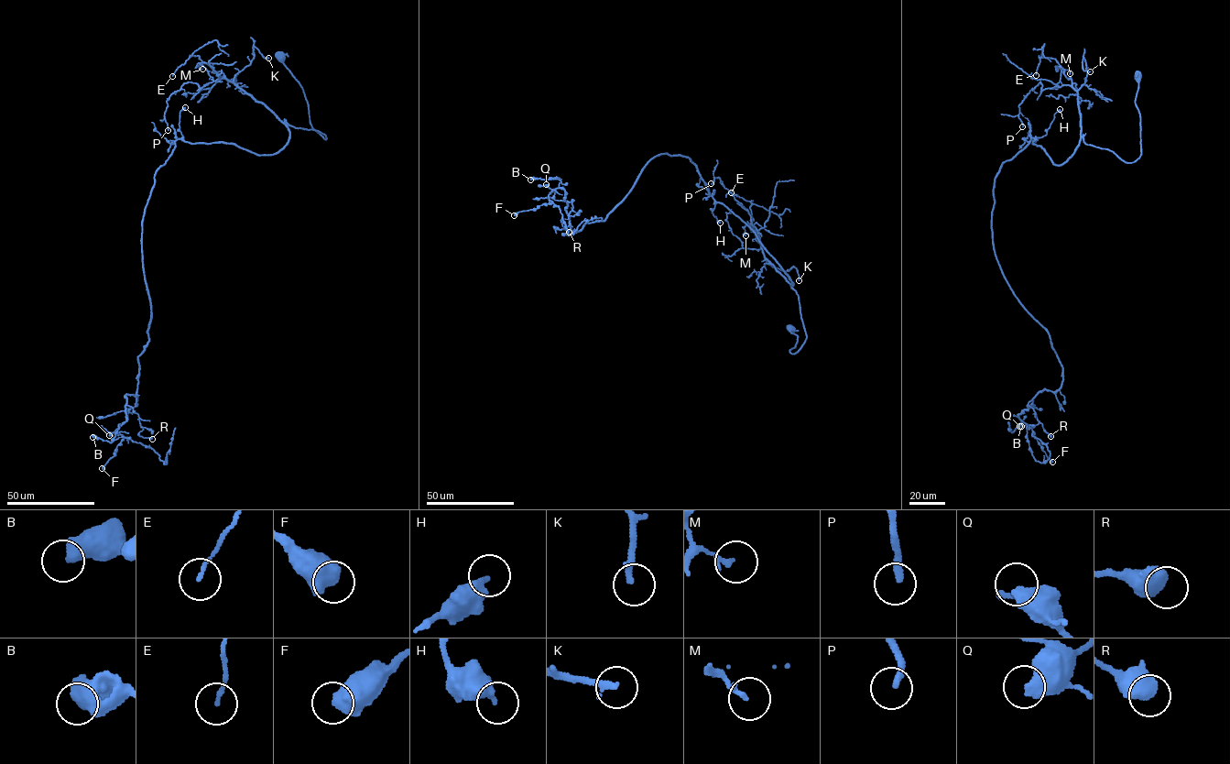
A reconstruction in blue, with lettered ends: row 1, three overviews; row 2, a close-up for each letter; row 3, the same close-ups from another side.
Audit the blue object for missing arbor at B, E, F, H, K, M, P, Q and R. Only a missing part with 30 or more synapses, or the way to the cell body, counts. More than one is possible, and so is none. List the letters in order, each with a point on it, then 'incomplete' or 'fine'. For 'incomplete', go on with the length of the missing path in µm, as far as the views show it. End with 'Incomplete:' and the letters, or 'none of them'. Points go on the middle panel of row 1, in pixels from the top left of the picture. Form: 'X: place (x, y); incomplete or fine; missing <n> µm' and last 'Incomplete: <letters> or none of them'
B: place (530, 180); fine
E: place (731, 192); fine
F: place (514, 215); fine
H: place (720, 223); fine
K: place (799, 280); fine
M: place (745, 235); fine
P: place (711, 183); fine
Q: place (546, 184); fine
R: place (569, 232); fine
Incomplete: none of them

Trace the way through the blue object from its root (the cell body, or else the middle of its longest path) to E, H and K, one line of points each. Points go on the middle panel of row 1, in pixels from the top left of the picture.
E: (790, 329), (798, 338), (789, 350), (795, 354), (807, 336), (799, 296), (756, 239), (751, 203), (731, 192)
H: (790, 329), (795, 354), (807, 336), (790, 278), (716, 202), (720, 223)
K: (790, 329), (795, 354), (807, 336), (799, 296), (764, 256), (781, 270), (796, 267), (799, 280)

